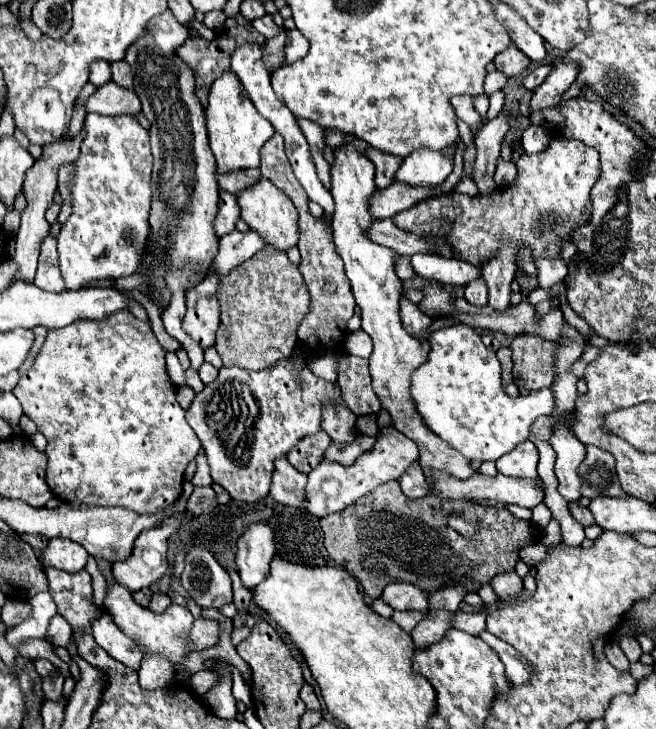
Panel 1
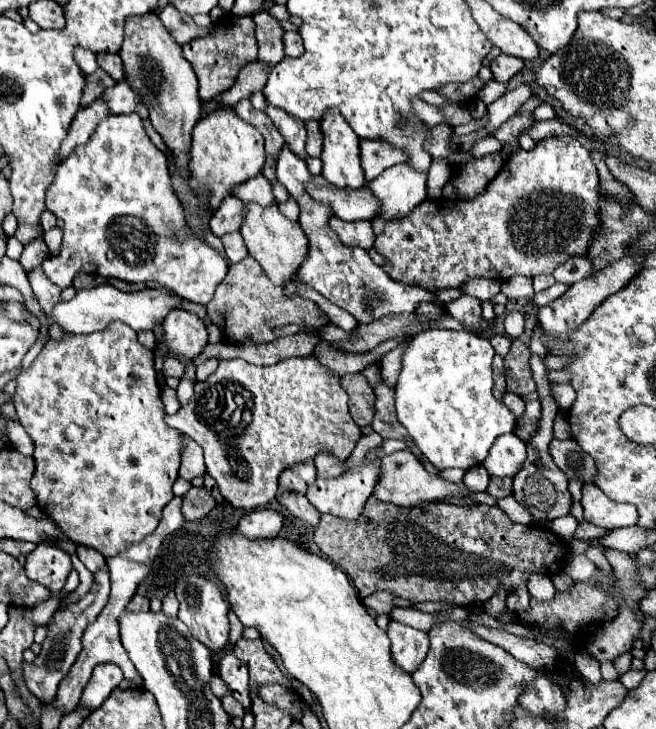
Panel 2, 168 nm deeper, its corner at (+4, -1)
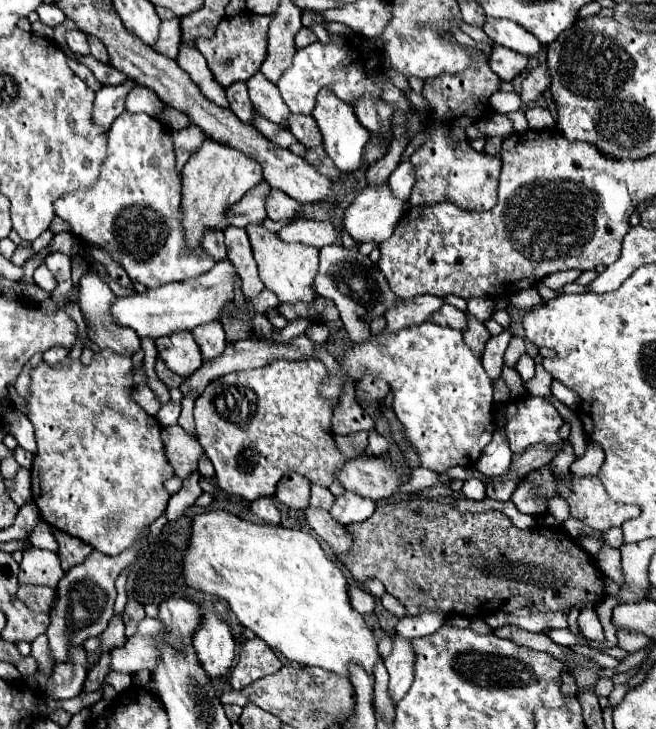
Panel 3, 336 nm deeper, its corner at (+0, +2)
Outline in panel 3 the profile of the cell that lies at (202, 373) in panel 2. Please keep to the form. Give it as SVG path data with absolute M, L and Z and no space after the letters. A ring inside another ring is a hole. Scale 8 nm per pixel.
M219 320L197 326L193 330L193 336L195 336L195 340L197 340L197 344L199 344L201 352L203 352L203 360L215 360L227 348L225 330L223 330L223 324Z

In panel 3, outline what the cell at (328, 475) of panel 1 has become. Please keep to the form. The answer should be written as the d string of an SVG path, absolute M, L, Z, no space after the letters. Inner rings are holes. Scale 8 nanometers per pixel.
M343 492L335 498L335 504L331 506L329 514L341 522L341 524L353 524L353 522L365 522L375 512L375 502L371 498L361 498L355 492Z

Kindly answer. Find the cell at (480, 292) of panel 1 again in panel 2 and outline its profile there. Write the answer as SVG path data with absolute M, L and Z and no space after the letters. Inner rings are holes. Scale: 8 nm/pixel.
M463 295L457 301L447 303L447 311L459 323L467 325L467 329L475 329L475 325L479 325L481 321L481 301L471 295Z

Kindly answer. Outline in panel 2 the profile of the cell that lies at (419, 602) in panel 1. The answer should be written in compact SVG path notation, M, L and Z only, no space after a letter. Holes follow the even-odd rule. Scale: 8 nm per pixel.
M379 591L379 593L373 593L373 595L365 597L365 599L361 599L361 601L363 601L365 607L373 609L375 613L391 613L391 609L393 609L393 599L395 599L395 597L393 597L391 593Z

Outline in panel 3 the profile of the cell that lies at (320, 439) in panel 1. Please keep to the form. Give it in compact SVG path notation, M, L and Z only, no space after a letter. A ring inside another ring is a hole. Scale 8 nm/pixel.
M287 474L287 478L279 480L275 498L289 508L303 510L309 506L309 498L311 498L309 486L311 482L303 474Z

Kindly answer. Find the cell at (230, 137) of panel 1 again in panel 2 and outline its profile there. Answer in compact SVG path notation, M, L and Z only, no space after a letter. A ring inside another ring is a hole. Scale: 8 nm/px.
M217 109L205 115L193 129L193 145L191 145L191 187L207 187L207 203L211 211L227 197L233 195L233 187L261 173L265 165L263 137L261 133L247 125L233 109Z

